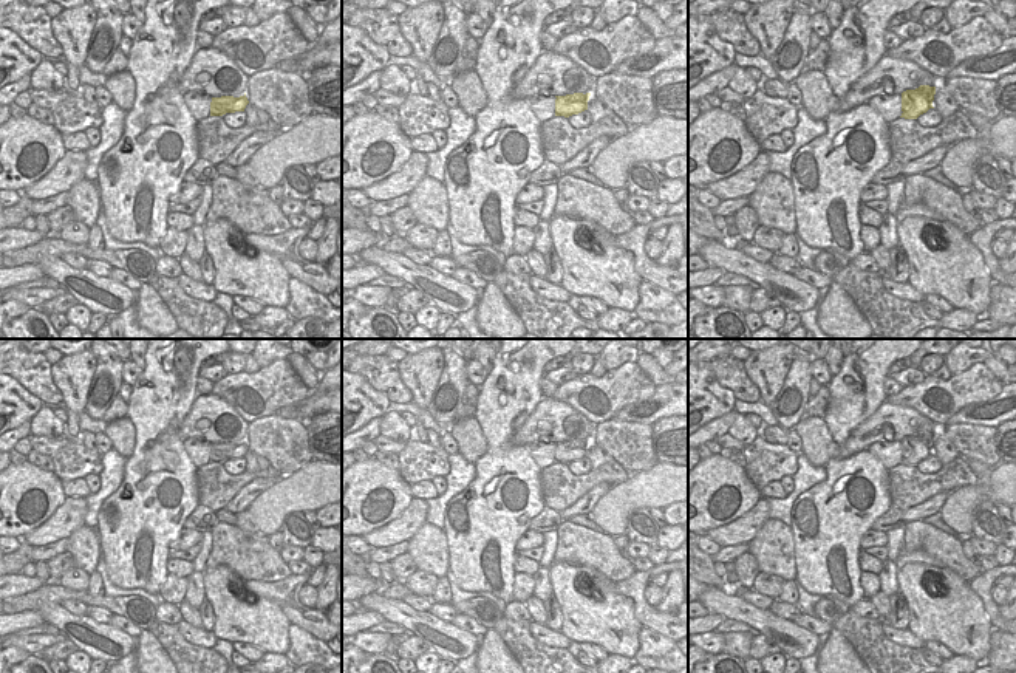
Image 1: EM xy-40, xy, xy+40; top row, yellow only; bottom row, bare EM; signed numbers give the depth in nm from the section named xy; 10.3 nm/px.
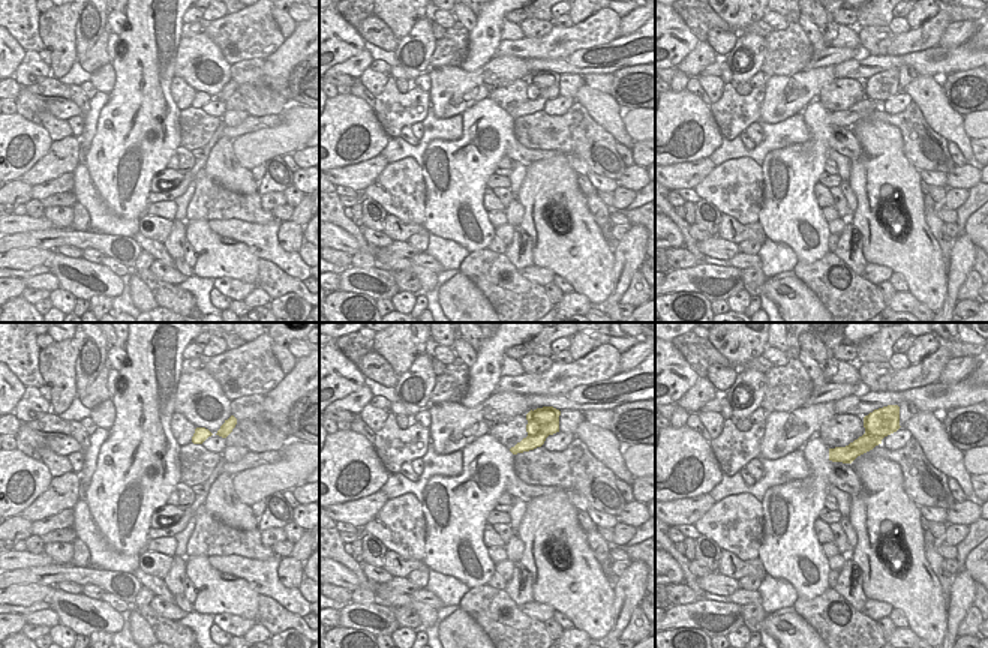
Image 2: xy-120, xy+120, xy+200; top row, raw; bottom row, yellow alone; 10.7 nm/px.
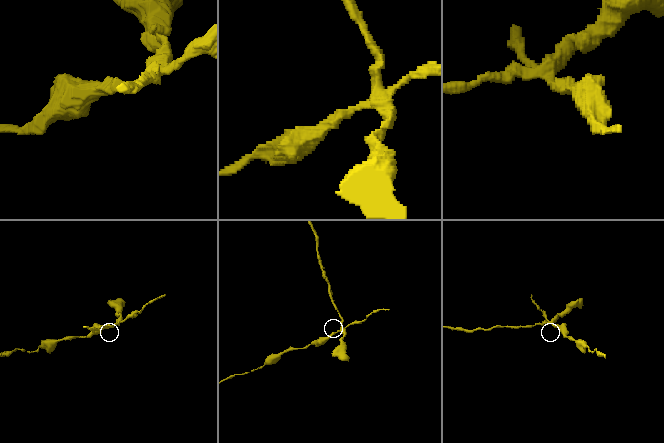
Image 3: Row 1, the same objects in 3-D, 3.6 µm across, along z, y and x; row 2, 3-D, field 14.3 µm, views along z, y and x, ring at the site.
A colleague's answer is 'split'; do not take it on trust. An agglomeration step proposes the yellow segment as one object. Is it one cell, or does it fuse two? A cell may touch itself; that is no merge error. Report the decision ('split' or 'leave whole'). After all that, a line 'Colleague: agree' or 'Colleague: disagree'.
split
Colleague: agree

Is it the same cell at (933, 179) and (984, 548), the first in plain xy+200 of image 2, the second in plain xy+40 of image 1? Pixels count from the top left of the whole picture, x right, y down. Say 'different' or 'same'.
same

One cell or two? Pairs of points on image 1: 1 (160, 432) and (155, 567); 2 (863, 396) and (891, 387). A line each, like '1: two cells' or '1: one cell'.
1: one cell
2: two cells

